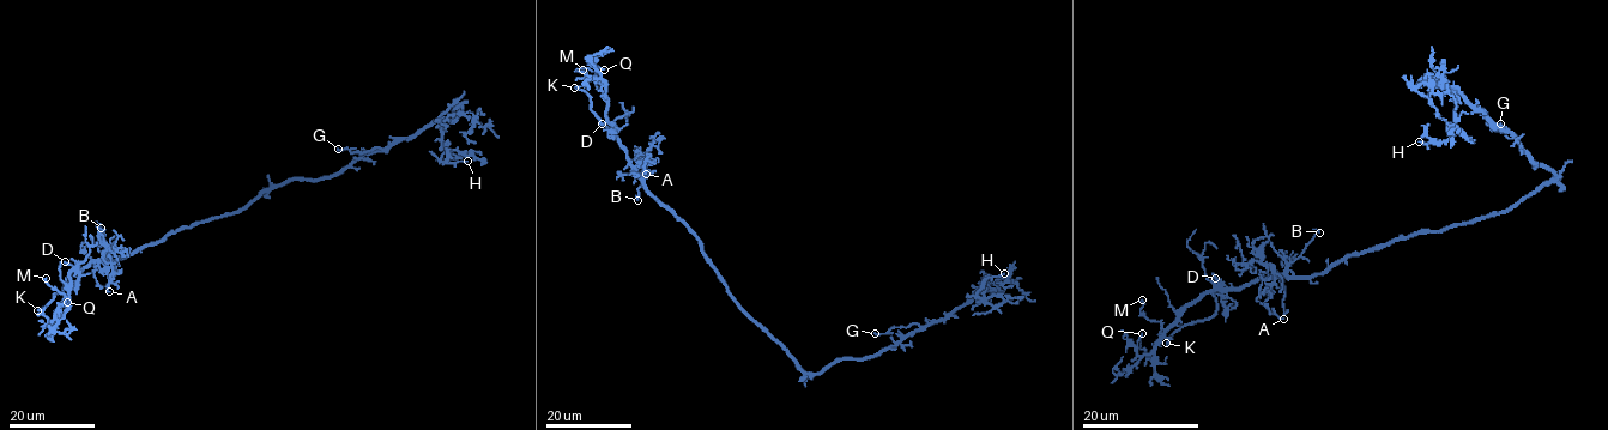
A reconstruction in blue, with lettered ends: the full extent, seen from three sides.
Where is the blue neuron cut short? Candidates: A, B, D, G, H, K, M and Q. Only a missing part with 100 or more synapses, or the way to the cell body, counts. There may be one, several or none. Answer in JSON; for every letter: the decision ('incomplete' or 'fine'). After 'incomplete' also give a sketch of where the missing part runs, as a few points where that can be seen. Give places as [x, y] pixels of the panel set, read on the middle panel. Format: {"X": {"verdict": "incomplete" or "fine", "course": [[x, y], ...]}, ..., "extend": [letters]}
{"A": {"verdict": "fine"}, "B": {"verdict": "fine"}, "D": {"verdict": "fine"}, "G": {"verdict": "fine"}, "H": {"verdict": "fine"}, "K": {"verdict": "incomplete"}, "M": {"verdict": "fine"}, "Q": {"verdict": "fine"}, "extend": ["K"]}

